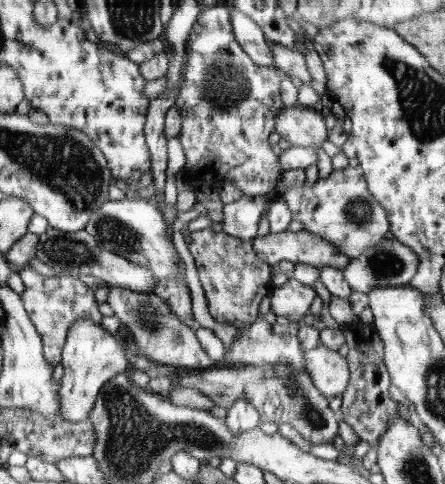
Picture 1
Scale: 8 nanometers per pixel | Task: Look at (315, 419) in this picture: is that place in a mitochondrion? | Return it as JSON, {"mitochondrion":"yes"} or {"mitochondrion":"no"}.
{"mitochondrion":"yes"}

